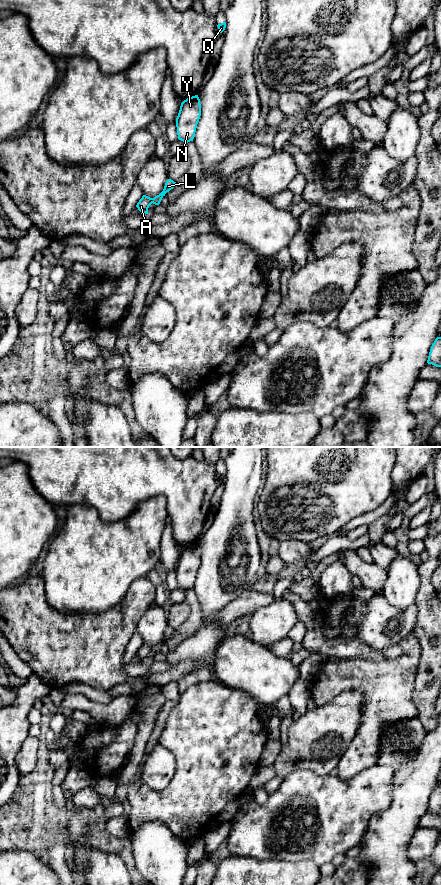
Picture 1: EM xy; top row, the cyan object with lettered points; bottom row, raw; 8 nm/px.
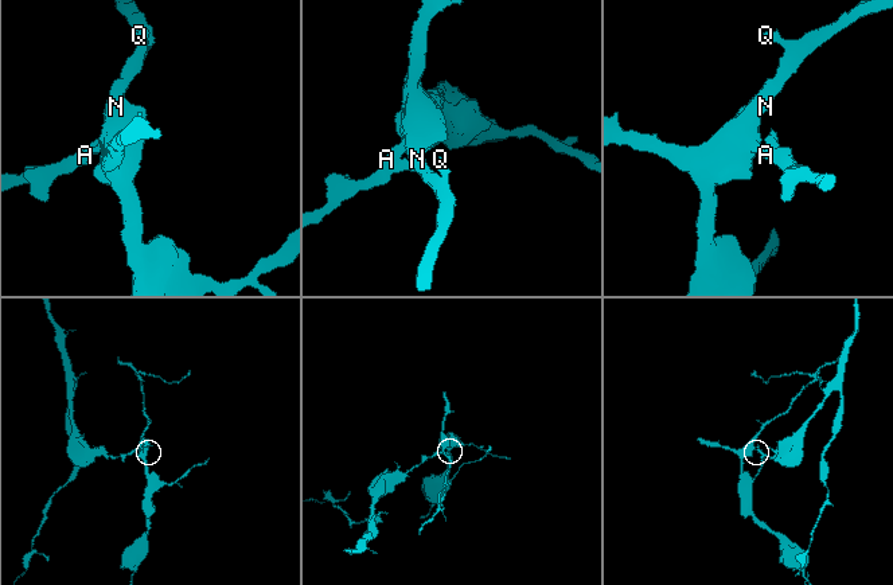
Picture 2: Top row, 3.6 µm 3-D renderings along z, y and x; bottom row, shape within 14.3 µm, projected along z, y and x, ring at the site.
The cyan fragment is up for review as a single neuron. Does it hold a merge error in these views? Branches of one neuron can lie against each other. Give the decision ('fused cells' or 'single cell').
fused cells

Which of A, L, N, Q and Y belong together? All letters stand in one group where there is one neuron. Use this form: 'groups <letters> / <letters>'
groups A L / N Q Y

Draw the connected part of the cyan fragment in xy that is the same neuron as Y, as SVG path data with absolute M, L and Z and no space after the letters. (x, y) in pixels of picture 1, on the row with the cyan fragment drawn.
M198 95L187 98L181 103L176 127L178 139L188 143L193 141L197 124L201 116L201 104Z

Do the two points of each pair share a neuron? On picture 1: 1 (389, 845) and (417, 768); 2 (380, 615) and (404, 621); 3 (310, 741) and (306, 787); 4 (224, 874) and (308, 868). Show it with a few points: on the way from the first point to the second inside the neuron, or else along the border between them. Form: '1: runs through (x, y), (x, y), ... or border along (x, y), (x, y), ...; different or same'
1: runs through (395, 826), (400, 821), (410, 801), (413, 787); same
2: runs through (386, 621), (398, 621); same
3: border along (331, 773), (317, 775), (296, 769), (285, 776); different
4: runs through (245, 871), (251, 869), (254, 872), (287, 872); same

